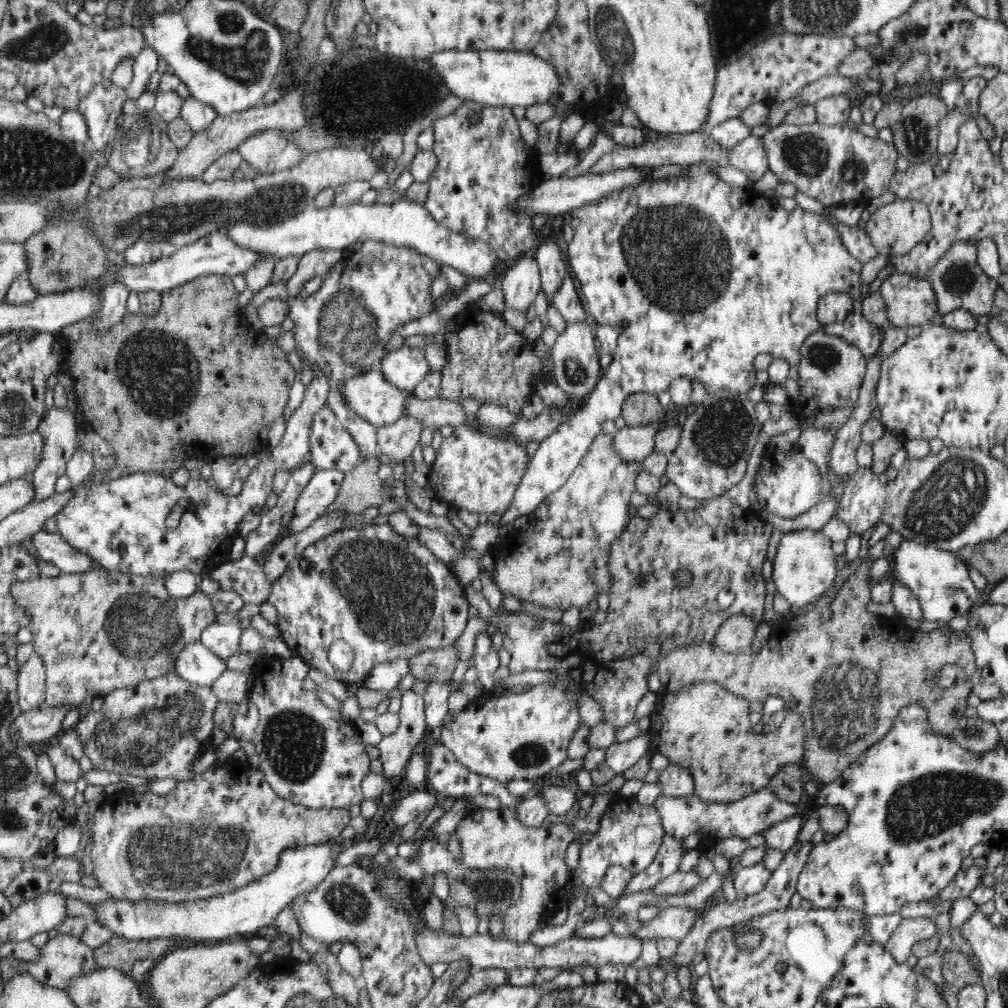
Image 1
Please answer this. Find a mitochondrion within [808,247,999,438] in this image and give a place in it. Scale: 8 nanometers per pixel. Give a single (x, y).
(958, 275)

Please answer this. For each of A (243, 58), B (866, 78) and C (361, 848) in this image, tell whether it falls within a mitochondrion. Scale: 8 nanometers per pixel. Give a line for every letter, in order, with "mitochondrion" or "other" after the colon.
A: mitochondrion
B: other
C: other

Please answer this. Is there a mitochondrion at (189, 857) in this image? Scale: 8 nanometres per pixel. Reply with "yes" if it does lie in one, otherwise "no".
yes

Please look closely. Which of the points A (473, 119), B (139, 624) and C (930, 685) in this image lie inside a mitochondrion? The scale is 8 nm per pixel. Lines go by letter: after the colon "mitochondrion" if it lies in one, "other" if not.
A: other
B: mitochondrion
C: other

